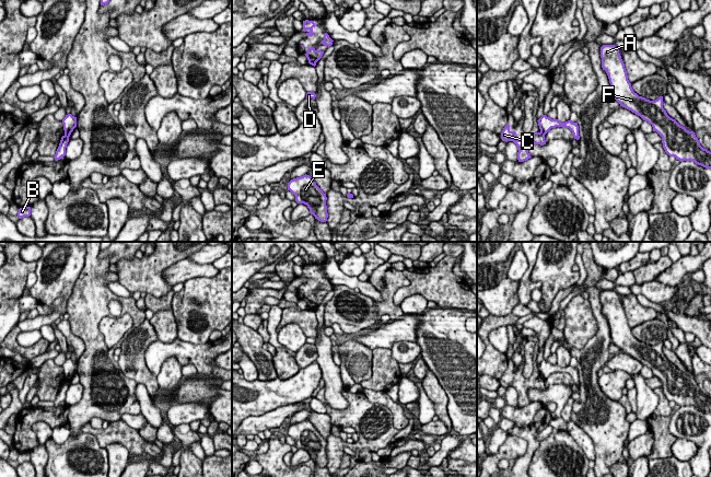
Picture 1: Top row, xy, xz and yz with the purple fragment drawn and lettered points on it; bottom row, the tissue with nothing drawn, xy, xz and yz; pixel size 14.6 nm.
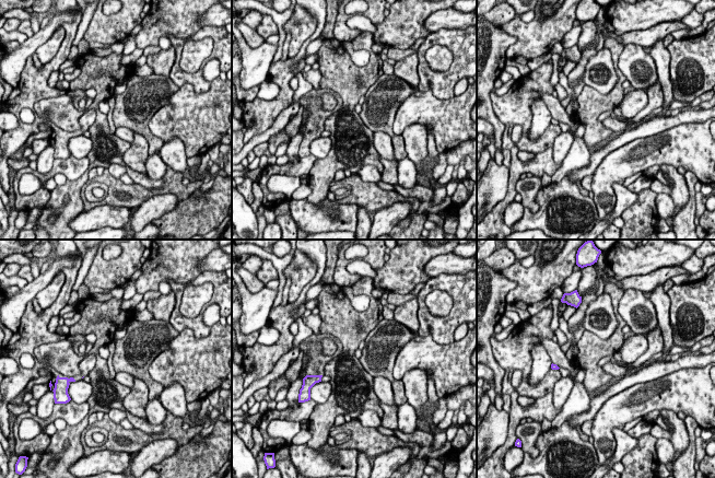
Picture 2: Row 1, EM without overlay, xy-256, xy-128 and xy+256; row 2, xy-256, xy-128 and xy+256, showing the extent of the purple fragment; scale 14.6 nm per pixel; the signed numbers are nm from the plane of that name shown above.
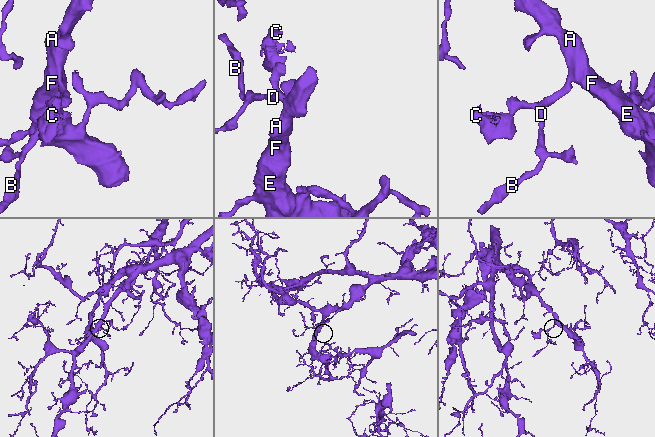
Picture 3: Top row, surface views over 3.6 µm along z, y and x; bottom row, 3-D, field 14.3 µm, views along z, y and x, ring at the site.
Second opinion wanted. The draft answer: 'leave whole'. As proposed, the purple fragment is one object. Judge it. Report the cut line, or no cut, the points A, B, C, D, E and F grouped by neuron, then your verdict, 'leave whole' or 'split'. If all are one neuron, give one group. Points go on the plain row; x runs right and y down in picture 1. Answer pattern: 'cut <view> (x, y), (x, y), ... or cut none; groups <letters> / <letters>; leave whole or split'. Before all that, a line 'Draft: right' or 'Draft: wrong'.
Draft: wrong
cut xy (65, 377), (69, 381); groups A B D E F / C; split

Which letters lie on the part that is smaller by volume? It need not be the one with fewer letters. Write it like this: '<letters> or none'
C

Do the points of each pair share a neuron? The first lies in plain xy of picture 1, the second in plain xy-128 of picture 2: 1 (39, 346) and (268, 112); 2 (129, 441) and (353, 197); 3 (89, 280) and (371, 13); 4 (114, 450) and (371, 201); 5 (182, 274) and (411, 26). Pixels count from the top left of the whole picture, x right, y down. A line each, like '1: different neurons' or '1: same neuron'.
1: same neuron
2: same neuron
3: different neurons
4: different neurons
5: different neurons

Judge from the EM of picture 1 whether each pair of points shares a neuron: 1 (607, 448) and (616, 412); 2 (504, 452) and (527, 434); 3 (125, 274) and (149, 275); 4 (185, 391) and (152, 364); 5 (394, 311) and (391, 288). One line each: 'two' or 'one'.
1: one
2: two
3: one
4: two
5: one

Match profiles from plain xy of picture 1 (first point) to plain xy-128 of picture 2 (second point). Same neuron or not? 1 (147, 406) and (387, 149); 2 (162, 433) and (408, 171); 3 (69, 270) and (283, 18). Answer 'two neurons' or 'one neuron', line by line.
1: one neuron
2: one neuron
3: two neurons

